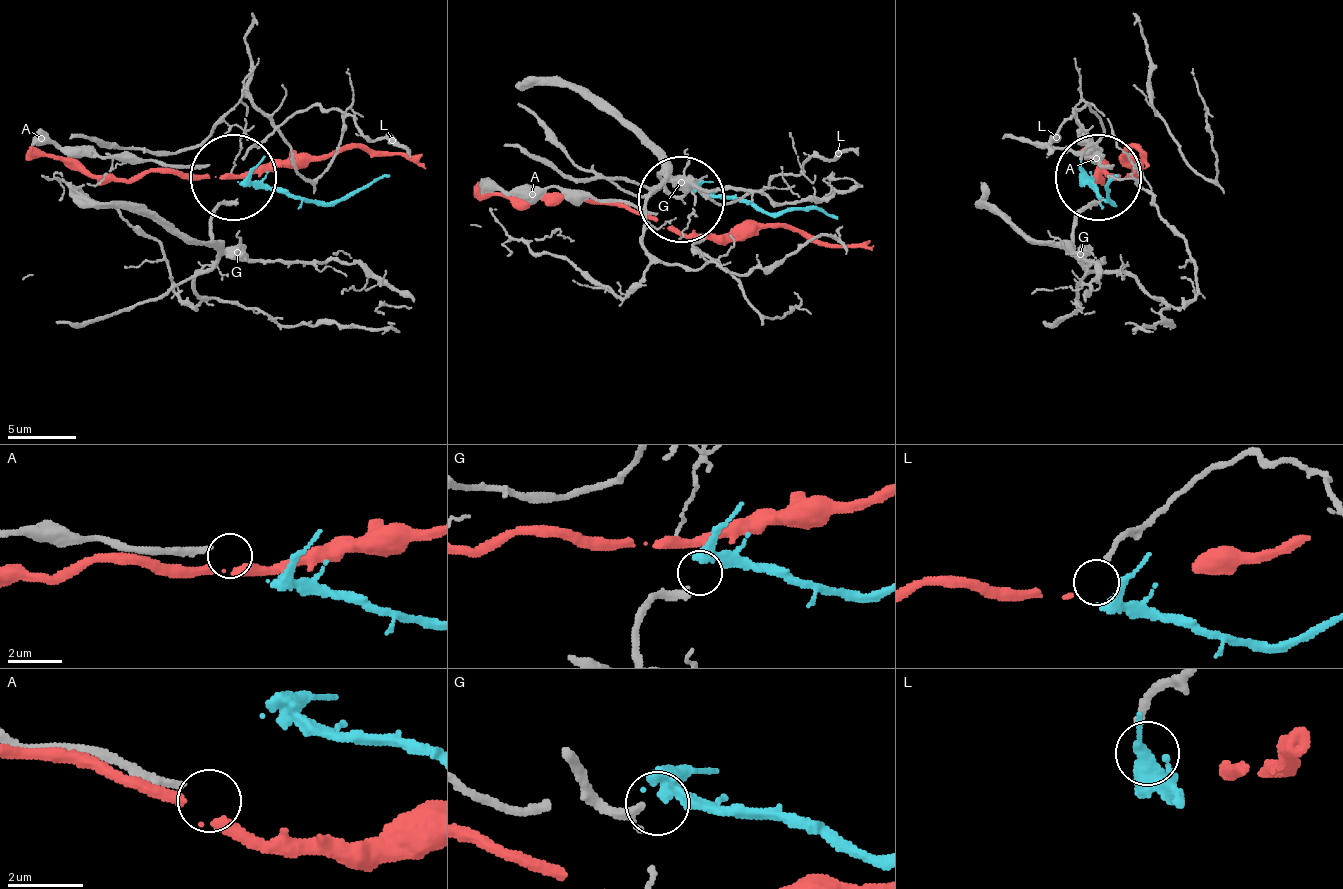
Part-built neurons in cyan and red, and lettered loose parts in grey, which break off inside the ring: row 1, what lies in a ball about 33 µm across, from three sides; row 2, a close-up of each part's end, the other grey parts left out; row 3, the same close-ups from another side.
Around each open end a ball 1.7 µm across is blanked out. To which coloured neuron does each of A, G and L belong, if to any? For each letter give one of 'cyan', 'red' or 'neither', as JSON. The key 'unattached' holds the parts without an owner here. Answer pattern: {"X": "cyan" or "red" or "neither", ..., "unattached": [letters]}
{"A": "neither", "G": "cyan", "L": "neither", "unattached": ["A", "L"]}

